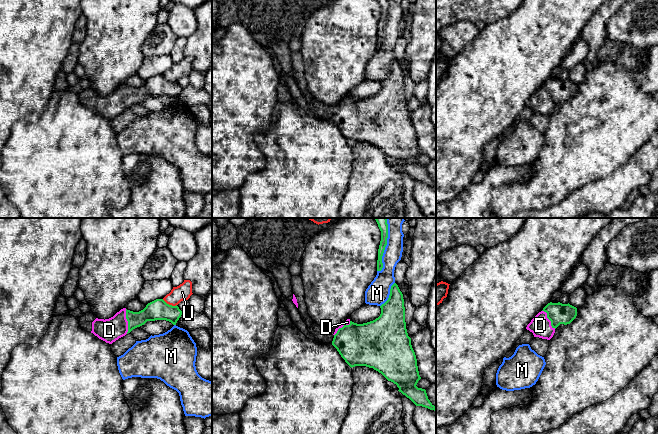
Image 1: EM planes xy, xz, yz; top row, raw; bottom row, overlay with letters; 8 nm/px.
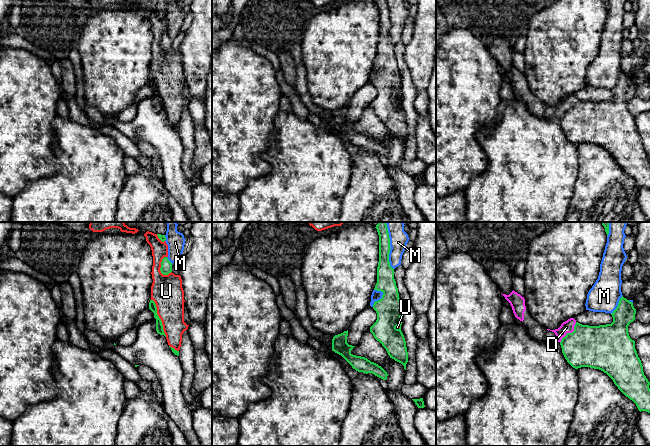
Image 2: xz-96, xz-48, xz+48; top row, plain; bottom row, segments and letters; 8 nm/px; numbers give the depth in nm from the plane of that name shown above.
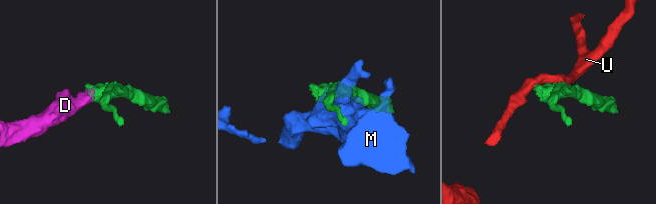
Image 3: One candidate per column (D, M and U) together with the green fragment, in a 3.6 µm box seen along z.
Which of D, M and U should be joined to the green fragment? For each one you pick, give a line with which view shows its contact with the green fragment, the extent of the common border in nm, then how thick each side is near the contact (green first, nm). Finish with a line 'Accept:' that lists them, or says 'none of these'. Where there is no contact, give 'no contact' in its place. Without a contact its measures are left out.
D: xy | 200 nm | 160/190 nm
Accept: D

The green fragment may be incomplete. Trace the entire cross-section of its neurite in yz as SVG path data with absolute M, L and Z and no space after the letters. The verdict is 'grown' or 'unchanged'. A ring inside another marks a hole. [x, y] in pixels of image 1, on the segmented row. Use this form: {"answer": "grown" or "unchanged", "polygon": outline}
{"answer": "grown", "polygon": "M548 303L527 325L534 337L550 340L560 324L570 324L577 316L577 308L568 304Z"}

